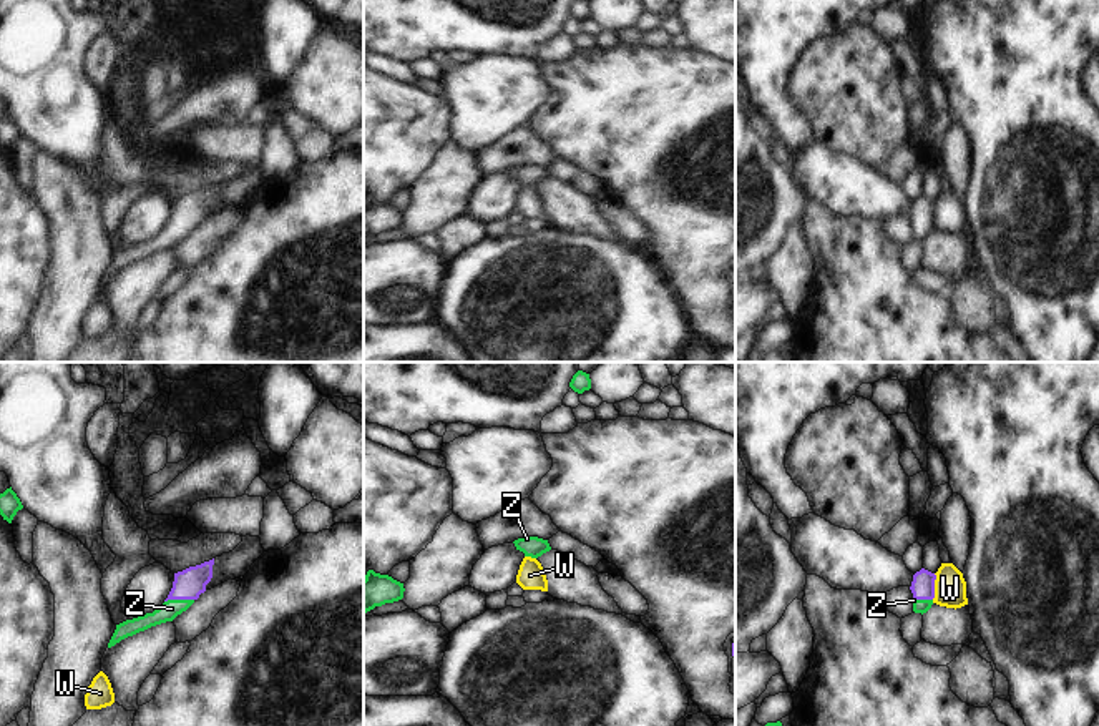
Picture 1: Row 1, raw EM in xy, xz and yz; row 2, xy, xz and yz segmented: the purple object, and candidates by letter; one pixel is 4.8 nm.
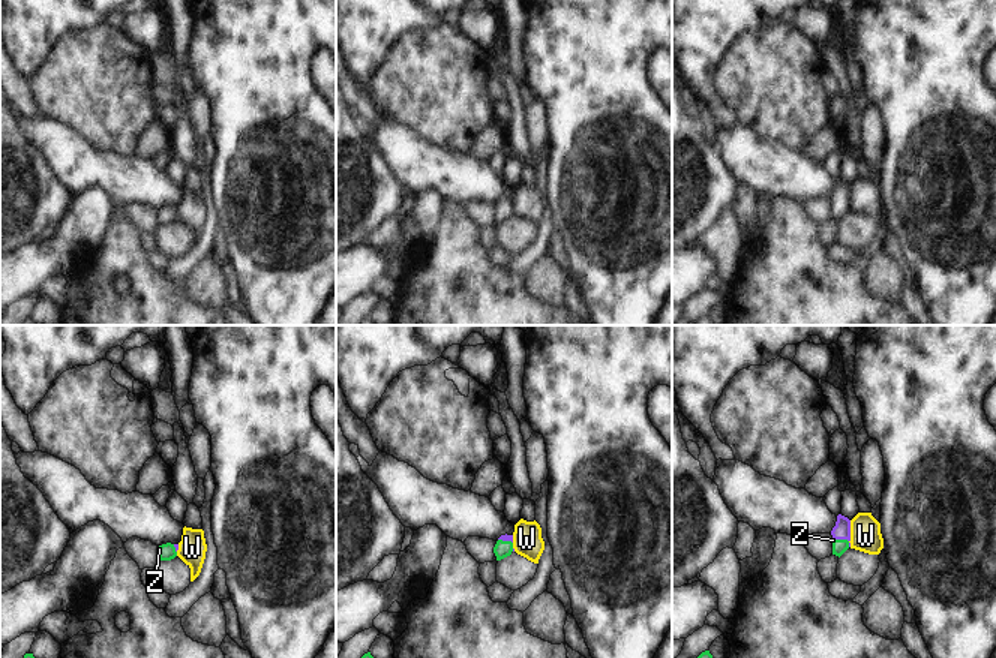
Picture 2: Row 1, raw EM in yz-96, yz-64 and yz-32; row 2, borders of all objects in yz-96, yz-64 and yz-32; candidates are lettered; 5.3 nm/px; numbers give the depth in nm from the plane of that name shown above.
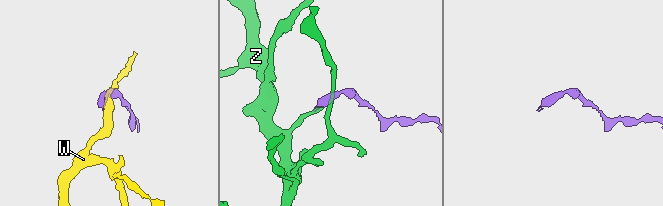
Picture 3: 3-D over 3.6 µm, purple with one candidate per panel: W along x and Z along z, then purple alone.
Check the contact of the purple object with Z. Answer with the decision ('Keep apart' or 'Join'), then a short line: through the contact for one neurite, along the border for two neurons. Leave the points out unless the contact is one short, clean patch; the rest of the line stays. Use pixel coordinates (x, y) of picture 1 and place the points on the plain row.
Join. Line: xy (190, 211), (178, 226), (171, 236)

